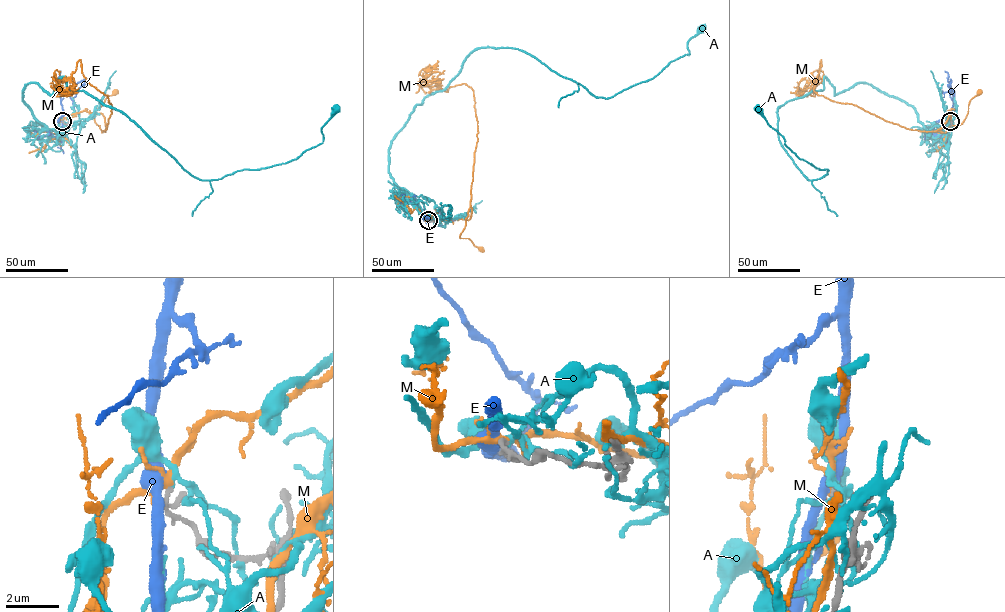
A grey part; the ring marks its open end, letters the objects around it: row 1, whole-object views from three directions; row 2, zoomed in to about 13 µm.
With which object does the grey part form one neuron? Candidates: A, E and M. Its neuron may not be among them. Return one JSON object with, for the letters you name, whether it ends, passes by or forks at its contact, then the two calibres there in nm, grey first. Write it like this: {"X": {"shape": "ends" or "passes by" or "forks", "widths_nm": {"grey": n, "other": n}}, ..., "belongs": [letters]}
{"E": {"shape": "passes by", "widths_nm": {"grey": 170, "other": 440}}, "belongs": ["E"]}

